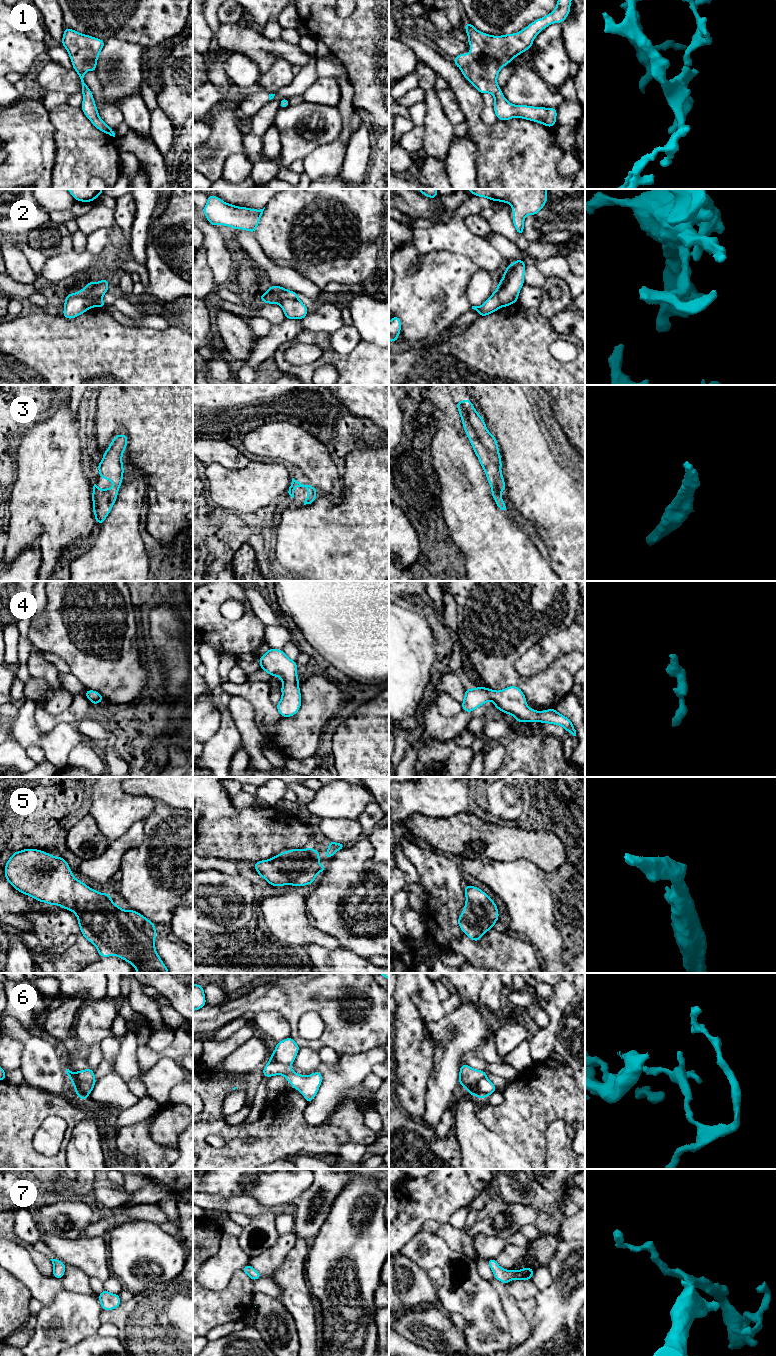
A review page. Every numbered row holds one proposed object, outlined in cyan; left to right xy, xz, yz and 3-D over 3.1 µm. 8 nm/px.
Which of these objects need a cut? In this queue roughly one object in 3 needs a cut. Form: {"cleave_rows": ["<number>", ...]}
{"cleave_rows": ["2", "6"]}

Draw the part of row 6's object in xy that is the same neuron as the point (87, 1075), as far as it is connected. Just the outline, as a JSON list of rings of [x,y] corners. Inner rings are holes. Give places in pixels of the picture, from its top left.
[[[89,1068],[85,1070],[77,1071],[75,1074],[76,1074],[76,1077],[82,1081],[92,1083],[93,1085],[95,1085],[97,1082],[95,1079],[94,1070],[91,1070]]]

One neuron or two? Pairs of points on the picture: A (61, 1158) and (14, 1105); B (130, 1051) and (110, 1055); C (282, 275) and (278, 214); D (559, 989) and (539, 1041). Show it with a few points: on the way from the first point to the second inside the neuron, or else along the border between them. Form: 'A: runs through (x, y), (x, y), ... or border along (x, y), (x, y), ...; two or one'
A: runs through (42, 1158), (36, 1158), (14, 1136), (14, 1124); one
B: border along (120, 1042), (120, 1048), (115, 1057), (112, 1070); two
C: border along (263, 251), (278, 265), (295, 269), (303, 275); two
D: runs through (558, 1002), (555, 1007), (552, 1028); one

